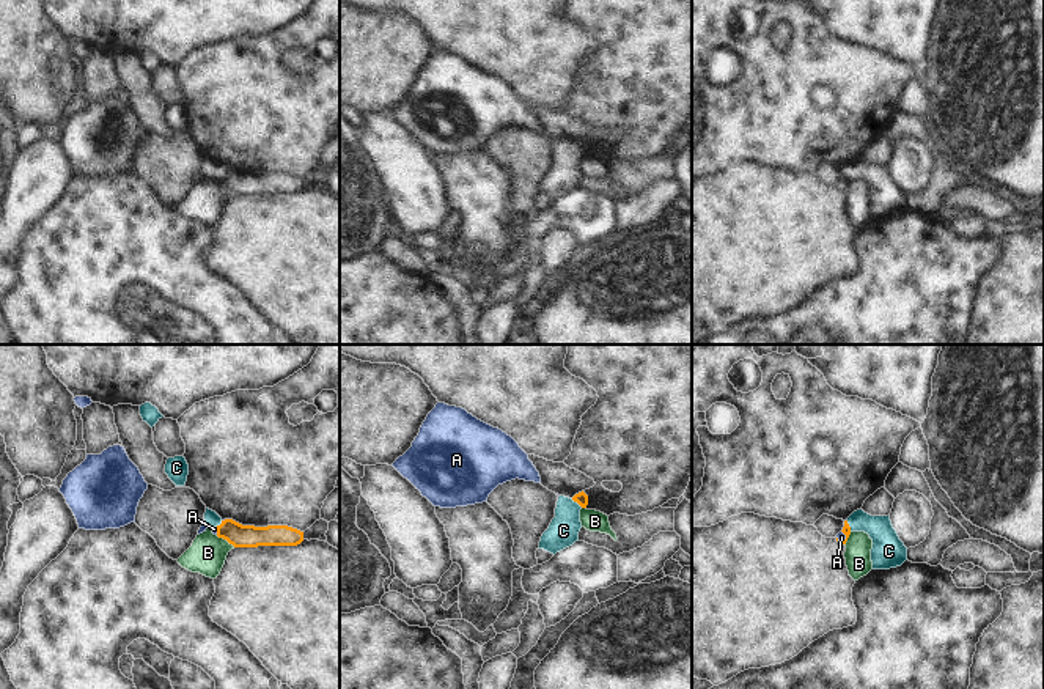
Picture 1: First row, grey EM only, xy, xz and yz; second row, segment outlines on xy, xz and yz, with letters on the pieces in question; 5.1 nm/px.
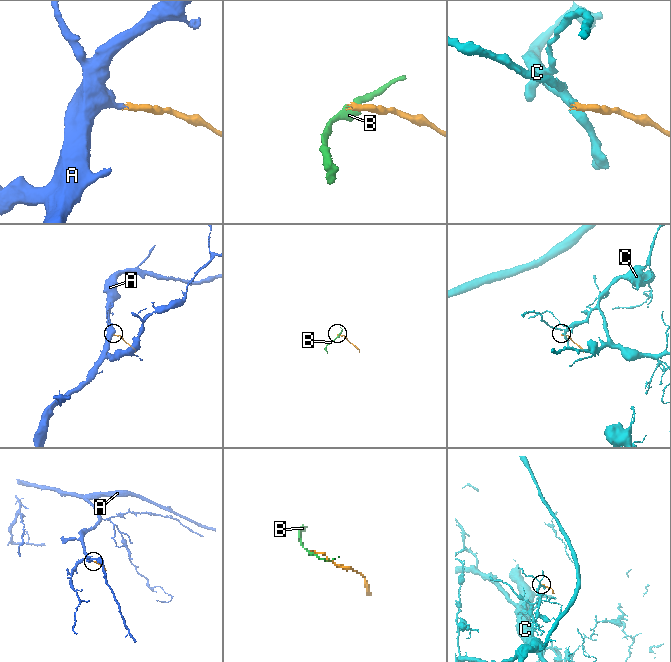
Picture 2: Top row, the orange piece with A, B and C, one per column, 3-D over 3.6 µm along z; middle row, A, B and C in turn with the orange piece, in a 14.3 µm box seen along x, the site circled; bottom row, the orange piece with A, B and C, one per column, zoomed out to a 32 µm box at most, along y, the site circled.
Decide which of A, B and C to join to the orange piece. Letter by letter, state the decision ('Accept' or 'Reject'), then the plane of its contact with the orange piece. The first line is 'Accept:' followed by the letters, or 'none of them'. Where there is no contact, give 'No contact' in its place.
Accept: A
A: Accept. Touches orange in yz
B: Reject. Touches orange in xy
C: Reject. Touches orange in xz

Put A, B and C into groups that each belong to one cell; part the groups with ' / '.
A / B / C

